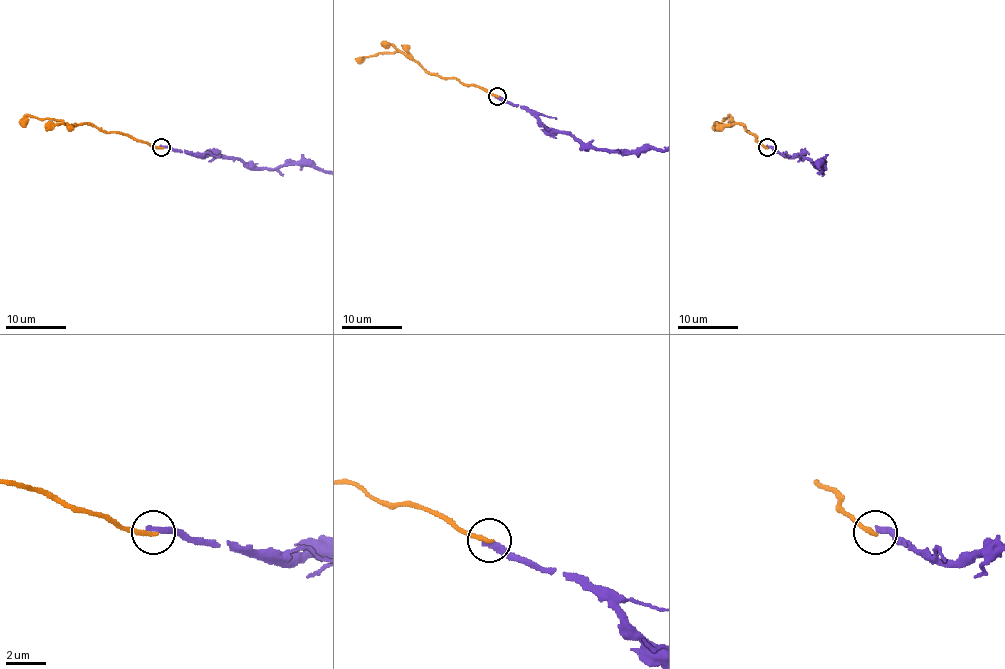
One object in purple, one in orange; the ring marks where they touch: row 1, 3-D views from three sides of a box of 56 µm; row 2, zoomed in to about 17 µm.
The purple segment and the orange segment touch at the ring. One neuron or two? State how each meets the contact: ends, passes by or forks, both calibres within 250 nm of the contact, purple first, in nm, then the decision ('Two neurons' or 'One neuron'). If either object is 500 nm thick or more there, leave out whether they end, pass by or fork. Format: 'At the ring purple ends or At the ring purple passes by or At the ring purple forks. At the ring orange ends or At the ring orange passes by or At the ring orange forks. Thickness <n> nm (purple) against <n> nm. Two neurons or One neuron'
At the ring purple ends. At the ring orange ends. Thickness 340 nm (purple) against 200 nm. Two neurons

